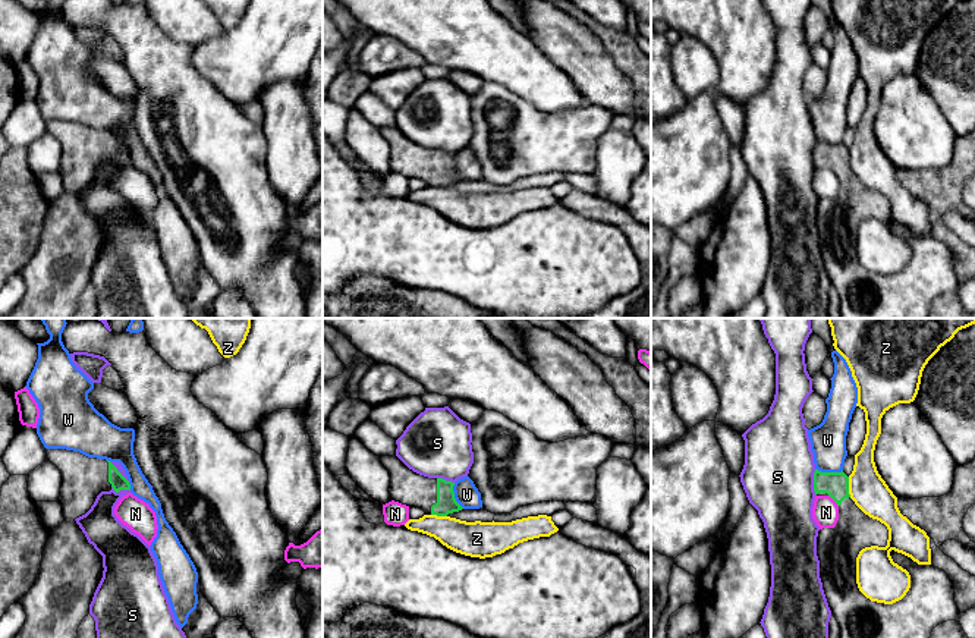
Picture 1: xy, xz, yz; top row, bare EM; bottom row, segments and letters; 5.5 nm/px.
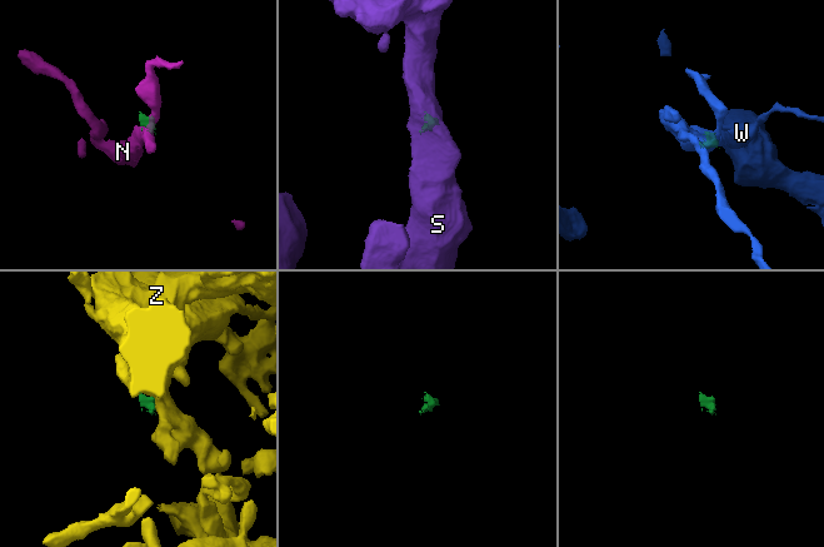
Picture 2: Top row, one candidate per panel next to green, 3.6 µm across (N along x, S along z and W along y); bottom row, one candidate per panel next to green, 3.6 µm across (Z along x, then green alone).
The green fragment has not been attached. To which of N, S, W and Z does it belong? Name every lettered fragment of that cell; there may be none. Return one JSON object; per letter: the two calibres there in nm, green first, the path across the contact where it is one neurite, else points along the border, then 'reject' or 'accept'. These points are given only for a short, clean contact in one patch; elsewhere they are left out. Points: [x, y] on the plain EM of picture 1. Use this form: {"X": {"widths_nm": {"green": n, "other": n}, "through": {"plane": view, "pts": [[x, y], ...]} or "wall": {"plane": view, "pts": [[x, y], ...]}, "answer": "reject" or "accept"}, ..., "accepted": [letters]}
{"N": {"widths_nm": {"green": 140, "other": 140}, "wall": {"plane": "yz", "pts": [[829, 166], [837, 178]]}, "answer": "reject"}, "S": {"widths_nm": {"green": 140, "other": 400}, "wall": {"plane": "yz", "pts": [[814, 141], [815, 166]]}, "answer": "reject"}, "W": {"widths_nm": {"green": 140, "other": 190}, "wall": {"plane": "yz", "pts": [[815, 140], [821, 142], [842, 142]]}, "answer": "reject"}, "Z": {"widths_nm": {"green": 140, "other": 200}, "answer": "reject"}, "accepted": []}

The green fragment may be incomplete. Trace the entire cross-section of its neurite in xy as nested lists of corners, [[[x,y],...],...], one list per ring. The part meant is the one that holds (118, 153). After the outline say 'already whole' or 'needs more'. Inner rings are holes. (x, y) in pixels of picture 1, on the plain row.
[[[47,120],[62,145],[59,175],[65,192],[48,201],[34,257],[19,271],[26,285],[19,305],[1,318],[70,318],[103,249],[103,227],[76,195],[101,163],[130,161],[129,153],[106,131],[66,120]]] | needs more

